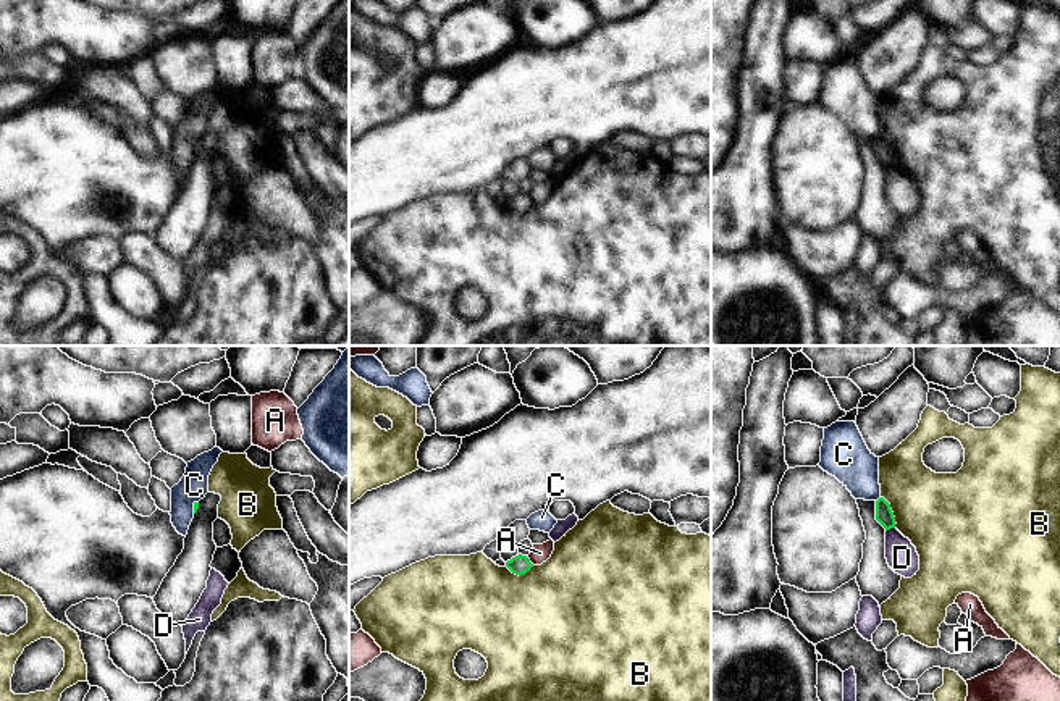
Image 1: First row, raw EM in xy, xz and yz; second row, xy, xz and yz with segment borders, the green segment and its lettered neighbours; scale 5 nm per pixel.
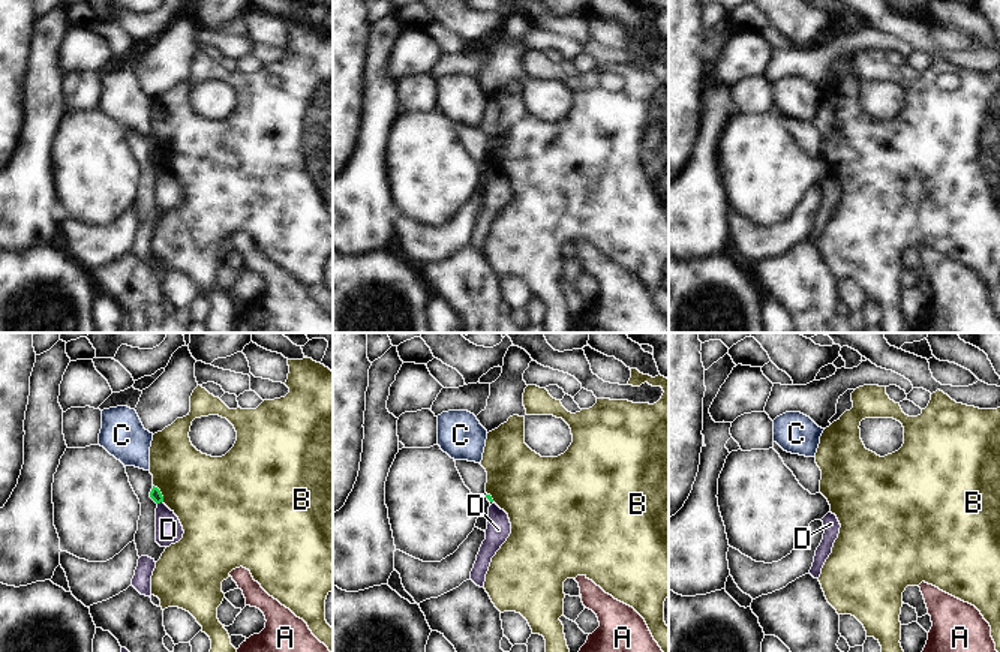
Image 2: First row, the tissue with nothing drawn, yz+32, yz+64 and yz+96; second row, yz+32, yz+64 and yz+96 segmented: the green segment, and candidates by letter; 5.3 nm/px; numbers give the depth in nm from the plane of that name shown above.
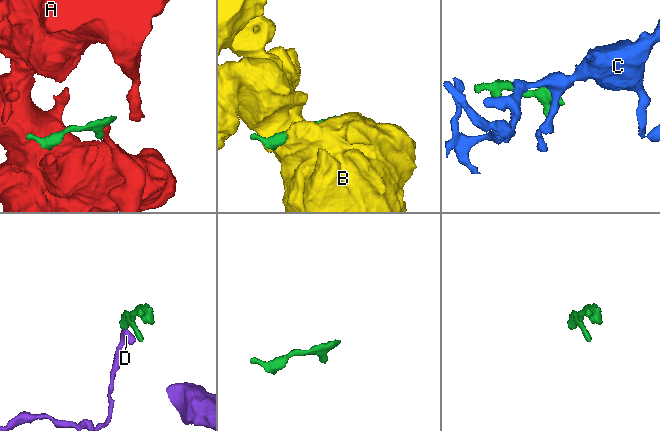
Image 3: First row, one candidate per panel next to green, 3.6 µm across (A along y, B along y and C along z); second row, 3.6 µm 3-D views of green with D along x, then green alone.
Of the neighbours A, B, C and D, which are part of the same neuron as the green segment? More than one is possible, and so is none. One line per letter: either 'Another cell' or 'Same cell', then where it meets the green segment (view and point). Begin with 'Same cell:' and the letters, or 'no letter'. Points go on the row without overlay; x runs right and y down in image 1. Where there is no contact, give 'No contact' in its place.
Same cell: no letter
A: Another cell. Touches green at xz (529, 199)
B: Another cell. Touches green at yz (892, 151)
C: Another cell. Touches green at yz (878, 138)
D: Another cell. Touches green at yz (889, 167).

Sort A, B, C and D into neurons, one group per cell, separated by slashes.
A / B / C / D

